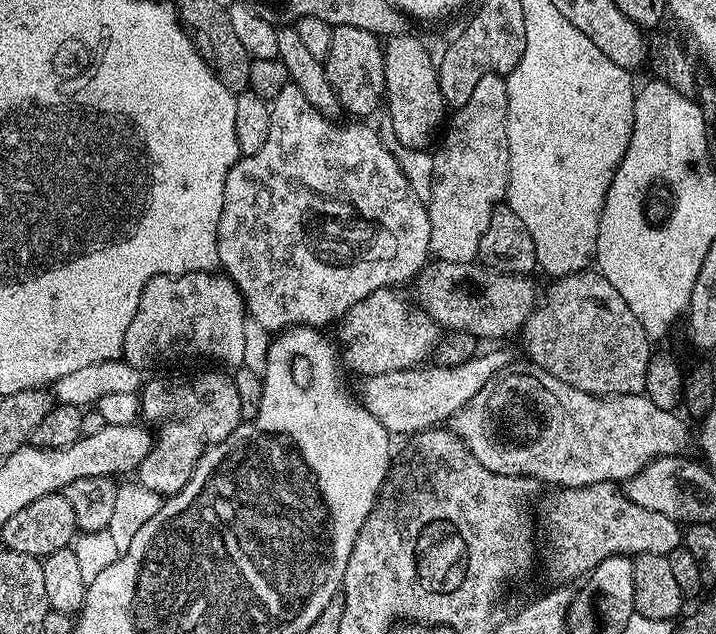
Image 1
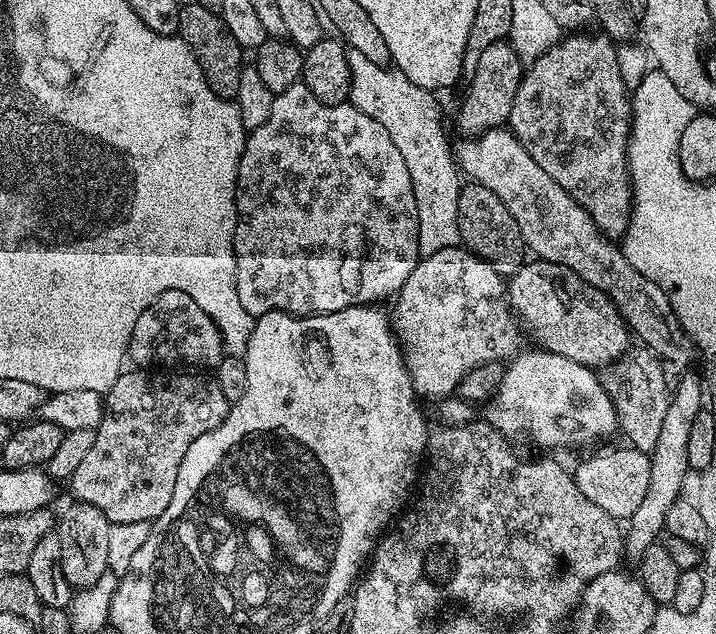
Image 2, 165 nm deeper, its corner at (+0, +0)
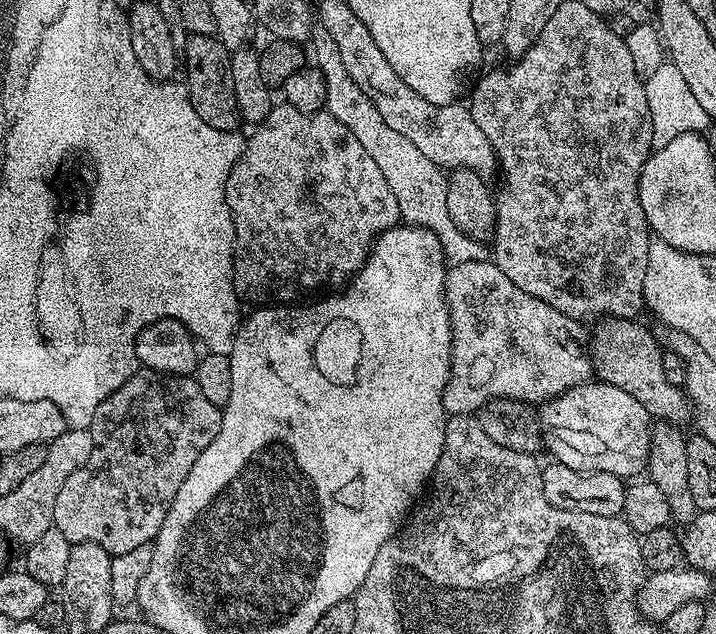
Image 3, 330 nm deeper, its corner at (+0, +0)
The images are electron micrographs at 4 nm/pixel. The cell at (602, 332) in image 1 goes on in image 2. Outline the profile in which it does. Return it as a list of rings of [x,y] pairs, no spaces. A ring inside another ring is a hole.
[[[647,350],[629,351],[614,363],[607,365],[599,373],[600,385],[606,390],[610,402],[616,411],[616,420],[619,431],[628,435],[627,443],[631,447],[637,448],[639,452],[652,453],[658,442],[658,434],[662,434],[662,418],[666,418],[670,391],[668,390],[665,379],[662,378],[662,366],[660,357]]]

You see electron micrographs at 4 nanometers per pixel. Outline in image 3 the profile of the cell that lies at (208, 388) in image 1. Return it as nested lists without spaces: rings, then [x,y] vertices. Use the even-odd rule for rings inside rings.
[[[138,370],[94,414],[90,425],[94,450],[86,462],[70,478],[66,478],[58,499],[54,501],[54,526],[74,544],[97,544],[111,556],[124,555],[143,544],[152,544],[174,502],[174,494],[186,482],[190,466],[198,462],[198,454],[214,442],[214,434],[222,426],[224,413],[214,406],[192,376],[173,376],[167,372]]]

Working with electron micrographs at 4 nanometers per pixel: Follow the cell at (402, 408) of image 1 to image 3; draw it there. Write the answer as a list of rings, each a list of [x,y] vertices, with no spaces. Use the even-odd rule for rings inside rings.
[[[603,382],[579,384],[553,400],[544,401],[539,405],[538,415],[543,447],[552,451],[555,463],[621,478],[639,477],[648,467],[653,417],[638,398],[626,394],[626,390],[618,390],[618,386]]]

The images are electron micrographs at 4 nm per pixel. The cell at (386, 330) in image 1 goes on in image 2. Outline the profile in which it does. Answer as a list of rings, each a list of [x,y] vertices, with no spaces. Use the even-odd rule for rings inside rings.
[[[463,246],[438,250],[438,254],[421,258],[396,293],[394,303],[396,309],[390,312],[391,328],[404,354],[404,365],[417,397],[451,397],[470,370],[483,364],[511,361],[521,351],[522,329],[508,302],[505,277]]]

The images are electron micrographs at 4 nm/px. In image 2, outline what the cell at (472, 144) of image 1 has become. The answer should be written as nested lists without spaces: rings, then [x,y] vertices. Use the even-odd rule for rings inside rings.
[[[501,42],[486,46],[478,58],[478,66],[472,73],[468,84],[468,93],[460,104],[460,128],[469,137],[478,137],[488,129],[498,128],[508,123],[508,115],[514,106],[514,94],[522,75],[522,61],[511,43]]]

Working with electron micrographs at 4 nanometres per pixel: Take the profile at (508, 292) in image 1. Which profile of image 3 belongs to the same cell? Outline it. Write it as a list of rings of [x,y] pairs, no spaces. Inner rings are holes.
[[[617,316],[601,319],[596,333],[590,340],[590,355],[594,372],[603,383],[618,386],[618,390],[626,390],[633,398],[638,398],[642,406],[646,406],[648,415],[660,422],[684,426],[690,420],[690,401],[683,387],[672,386],[666,382],[663,368],[662,347],[658,336],[655,336],[639,319],[623,320]]]

